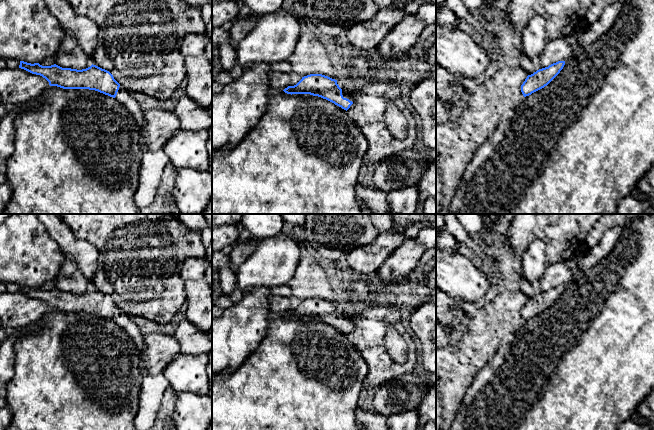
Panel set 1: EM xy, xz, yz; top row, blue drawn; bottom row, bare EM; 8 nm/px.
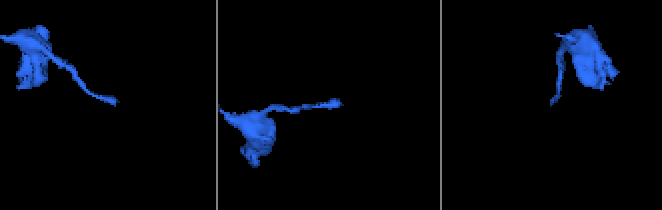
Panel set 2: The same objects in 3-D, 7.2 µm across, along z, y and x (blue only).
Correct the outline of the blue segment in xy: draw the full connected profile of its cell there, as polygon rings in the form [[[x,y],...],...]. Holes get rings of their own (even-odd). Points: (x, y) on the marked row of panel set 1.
[[[20,61],[19,68],[32,74],[45,78],[50,86],[63,89],[89,89],[95,90],[118,100],[133,116],[140,130],[145,121],[143,111],[131,93],[122,87],[113,75],[96,65],[82,70],[62,68],[56,64],[42,66],[39,63],[27,63]]]

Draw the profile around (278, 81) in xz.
[[[271,70],[269,72],[269,85],[273,91],[282,91],[290,85],[290,73]]]

